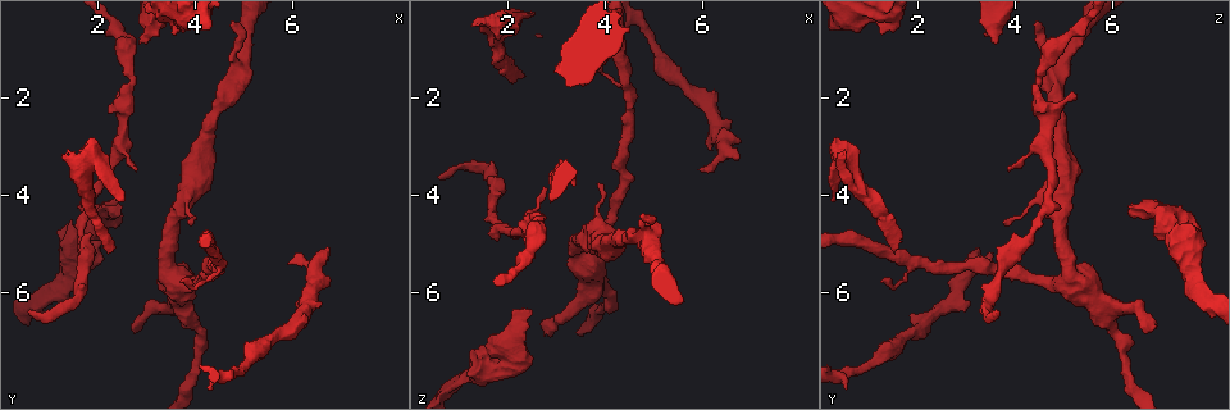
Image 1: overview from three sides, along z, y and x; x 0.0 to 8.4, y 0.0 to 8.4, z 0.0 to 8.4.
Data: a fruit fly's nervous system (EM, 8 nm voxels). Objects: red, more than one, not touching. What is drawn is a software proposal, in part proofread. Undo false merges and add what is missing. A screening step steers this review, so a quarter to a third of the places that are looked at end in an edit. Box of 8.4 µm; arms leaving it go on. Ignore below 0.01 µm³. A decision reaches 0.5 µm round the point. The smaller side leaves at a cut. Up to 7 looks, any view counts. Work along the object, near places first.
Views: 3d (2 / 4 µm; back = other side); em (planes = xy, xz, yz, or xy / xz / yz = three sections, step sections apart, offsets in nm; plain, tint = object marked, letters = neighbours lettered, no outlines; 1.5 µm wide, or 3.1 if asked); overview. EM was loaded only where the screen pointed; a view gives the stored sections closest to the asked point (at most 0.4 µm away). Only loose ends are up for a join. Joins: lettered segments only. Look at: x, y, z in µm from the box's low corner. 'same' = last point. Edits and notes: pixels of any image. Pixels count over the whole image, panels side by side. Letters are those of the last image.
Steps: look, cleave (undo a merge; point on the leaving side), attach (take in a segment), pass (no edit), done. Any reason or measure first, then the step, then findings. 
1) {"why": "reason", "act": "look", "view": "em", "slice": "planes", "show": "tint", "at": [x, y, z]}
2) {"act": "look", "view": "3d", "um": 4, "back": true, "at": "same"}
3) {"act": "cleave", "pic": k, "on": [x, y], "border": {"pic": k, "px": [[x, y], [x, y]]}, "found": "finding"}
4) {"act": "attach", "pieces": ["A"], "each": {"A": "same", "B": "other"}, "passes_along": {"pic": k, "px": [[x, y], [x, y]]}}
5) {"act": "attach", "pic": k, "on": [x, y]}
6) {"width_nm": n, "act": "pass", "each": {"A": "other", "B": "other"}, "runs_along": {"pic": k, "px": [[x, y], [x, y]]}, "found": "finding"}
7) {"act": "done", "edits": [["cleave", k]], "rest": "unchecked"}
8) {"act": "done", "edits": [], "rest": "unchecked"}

{"why": "free end", "act": "look", "view": "3d", "um": 4, "at": [2.80, 3.45, 3.85]}

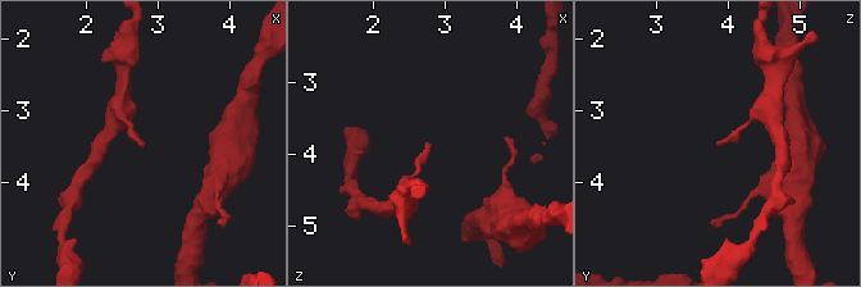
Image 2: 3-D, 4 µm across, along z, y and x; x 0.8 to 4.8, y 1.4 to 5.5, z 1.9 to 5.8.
{"act": "look", "view": "em", "slice": "yz", "step": 8, "show": "letters", "at": [2.80, 3.45, 3.85]}

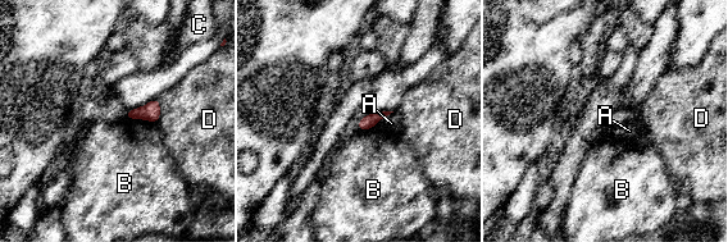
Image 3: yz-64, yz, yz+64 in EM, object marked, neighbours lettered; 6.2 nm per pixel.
{"act": "pass", "each": {"A": "other", "B": "other", "C": "other", "D": "other"}, "found": "none of them fits"}

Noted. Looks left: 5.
{"act": "look", "view": "em", "slice": "planes", "show": "letters", "at": [2.25, 4.50, 7.65]}

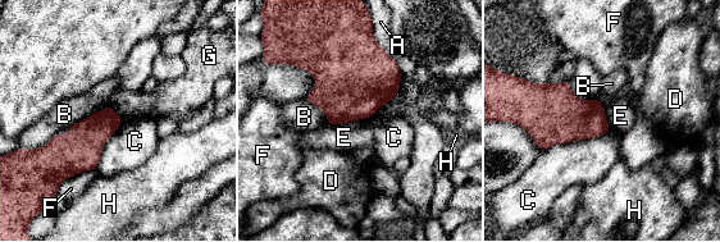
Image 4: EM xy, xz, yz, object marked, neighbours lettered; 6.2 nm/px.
{"act": "pass", "each": {"A": "other", "B": "other", "C": "other", "D": "other", "E": "other", "F": "other", "G": "other", "H": "other"}, "border": {"pic": 4, "px": [[367, 118], [332, 123], [329, 126]]}, "found": "no lettered segment goes on from it"}

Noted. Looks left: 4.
{"why": "end of a long branch", "act": "look", "view": "3d", "um": 4, "at": [0.55, 6.35, 3.65]}

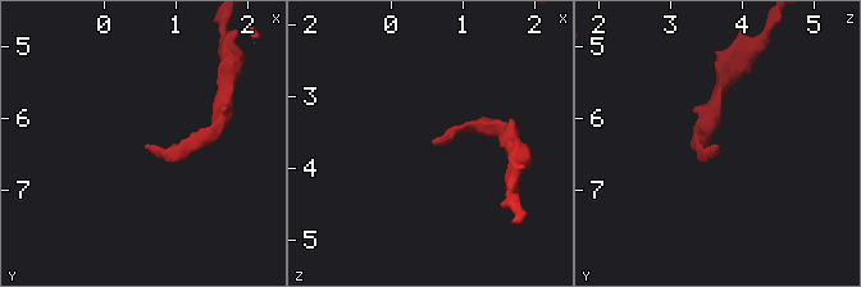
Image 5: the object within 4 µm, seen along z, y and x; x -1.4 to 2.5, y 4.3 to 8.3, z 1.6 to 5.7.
{"act": "look", "view": "em", "slice": "planes", "show": "letters", "at": [0.65, 6.35, 3.60]}

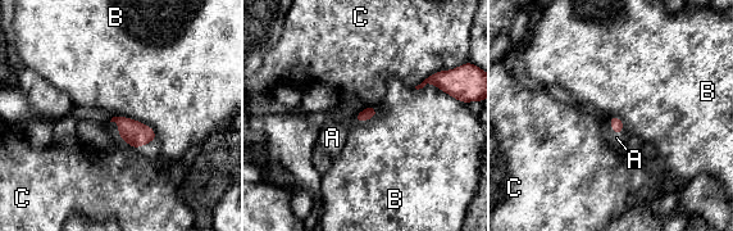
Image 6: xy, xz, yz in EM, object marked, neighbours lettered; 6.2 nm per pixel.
{"longest_contact_nm": ["B", 320], "act": "attach", "pieces": ["A"], "each": {"A": "same", "B": "other", "C": "other"}, "passes_along": {"pic": 6, "px": [[617, 123], [619, 132], [617, 137]]}, "found": "the cell continues"}

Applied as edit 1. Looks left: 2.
{"act": "done", "edits": [["attach", 6]], "rest": "unchecked"}

